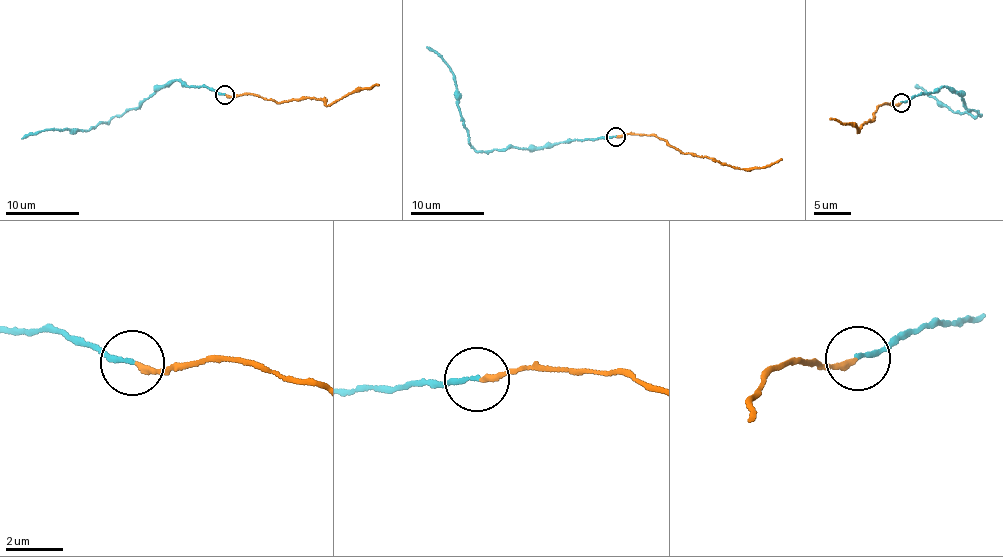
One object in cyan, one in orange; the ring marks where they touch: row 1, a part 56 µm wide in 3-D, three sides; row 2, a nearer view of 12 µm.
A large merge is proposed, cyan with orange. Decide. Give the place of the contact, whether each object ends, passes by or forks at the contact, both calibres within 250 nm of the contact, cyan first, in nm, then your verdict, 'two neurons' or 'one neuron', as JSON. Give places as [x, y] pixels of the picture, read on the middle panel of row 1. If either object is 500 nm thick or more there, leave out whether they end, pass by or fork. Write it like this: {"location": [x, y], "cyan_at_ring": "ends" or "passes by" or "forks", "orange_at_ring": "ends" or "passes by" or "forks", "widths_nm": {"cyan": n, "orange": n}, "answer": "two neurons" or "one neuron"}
{"location": [616, 137], "cyan_at_ring": "ends", "orange_at_ring": "ends", "widths_nm": {"cyan": 160, "orange": 190}, "answer": "two neurons"}

